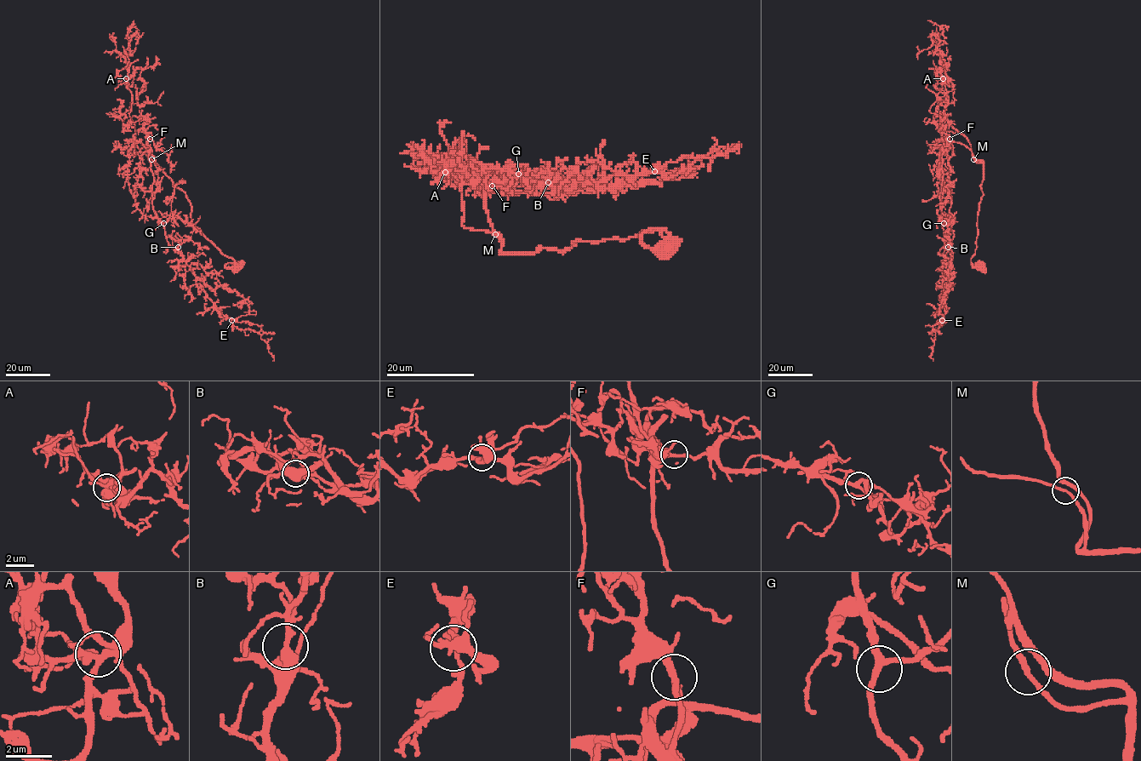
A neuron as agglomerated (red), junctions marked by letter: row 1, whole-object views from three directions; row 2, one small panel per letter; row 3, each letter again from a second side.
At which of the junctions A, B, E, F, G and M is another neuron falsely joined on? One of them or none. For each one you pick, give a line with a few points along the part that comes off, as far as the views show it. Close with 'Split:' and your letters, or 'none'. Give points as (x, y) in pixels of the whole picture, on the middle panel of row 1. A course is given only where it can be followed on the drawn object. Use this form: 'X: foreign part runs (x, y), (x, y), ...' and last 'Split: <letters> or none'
Split: none

